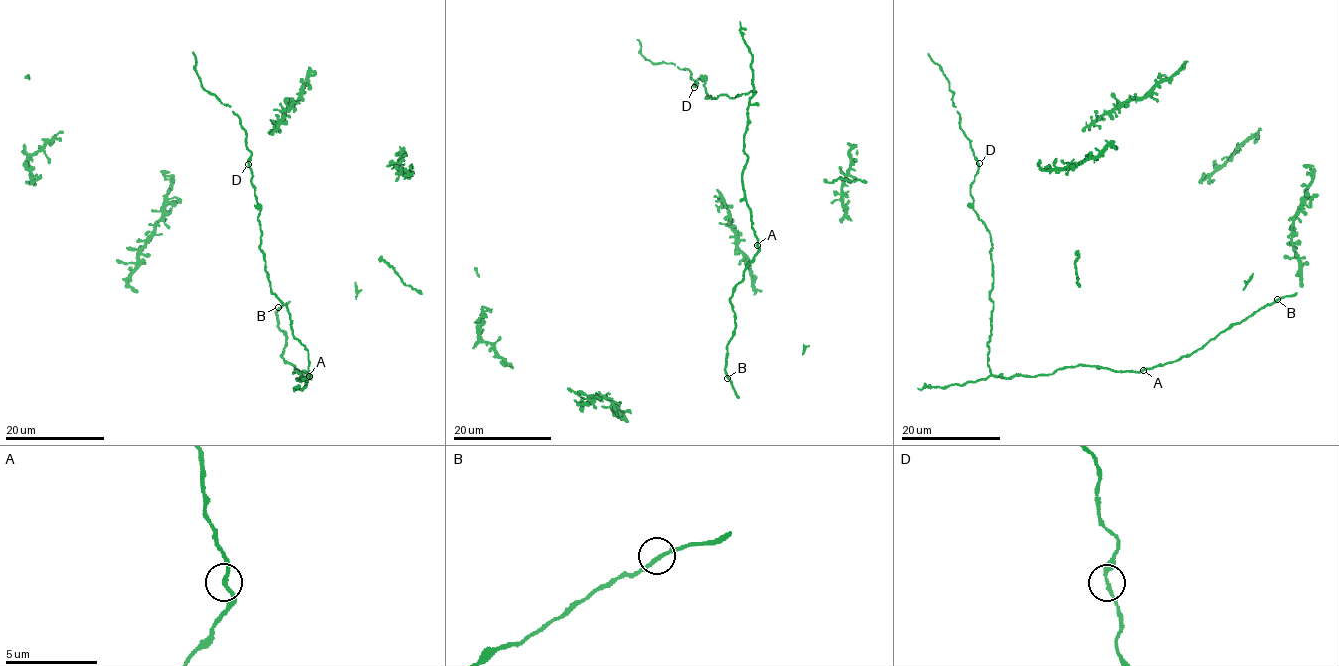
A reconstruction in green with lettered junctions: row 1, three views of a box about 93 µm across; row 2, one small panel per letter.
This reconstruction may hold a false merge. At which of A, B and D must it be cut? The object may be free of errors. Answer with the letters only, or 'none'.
none

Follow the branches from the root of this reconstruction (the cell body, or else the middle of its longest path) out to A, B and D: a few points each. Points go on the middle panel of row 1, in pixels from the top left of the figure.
A: (751, 211), (751, 228), (757, 245)
B: (751, 211), (751, 228), (757, 239), (758, 253), (745, 270), (730, 300), (736, 327), (727, 344), (727, 378)
D: (751, 211), (742, 183), (744, 133), (756, 90), (705, 98), (705, 80), (694, 87)

